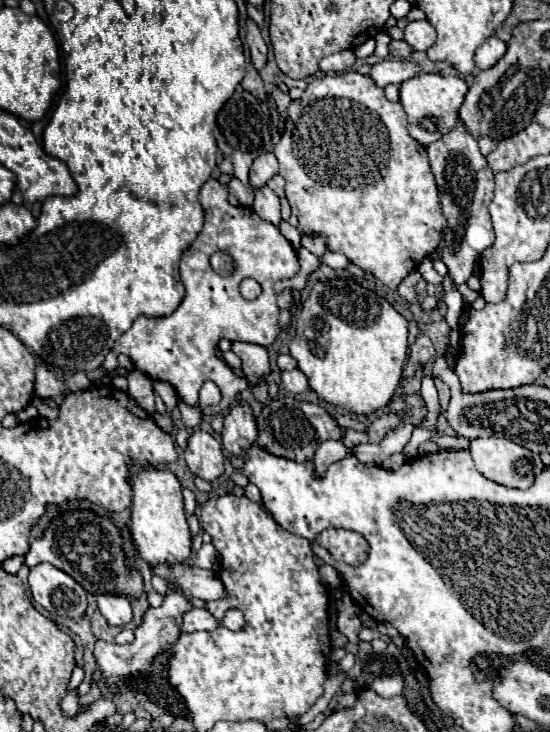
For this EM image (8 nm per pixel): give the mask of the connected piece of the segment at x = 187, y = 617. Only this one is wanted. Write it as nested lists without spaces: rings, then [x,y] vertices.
[[[193,608],[185,614],[181,614],[179,630],[195,632],[195,630],[213,630],[215,626],[217,626],[217,620],[213,620],[213,616],[209,616],[209,612],[205,608]]]

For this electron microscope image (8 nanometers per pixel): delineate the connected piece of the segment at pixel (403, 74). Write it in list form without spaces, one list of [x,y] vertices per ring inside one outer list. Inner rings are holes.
[[[387,58],[379,64],[373,66],[371,78],[375,80],[377,86],[387,86],[387,84],[401,84],[409,78],[419,76],[419,64],[413,60],[397,60],[397,58]]]

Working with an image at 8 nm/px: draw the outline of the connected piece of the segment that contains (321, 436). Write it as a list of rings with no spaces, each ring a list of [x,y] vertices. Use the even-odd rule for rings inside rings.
[[[291,396],[271,400],[267,406],[263,406],[261,414],[257,416],[257,428],[259,428],[257,444],[261,448],[273,452],[275,456],[297,460],[297,462],[311,460],[321,442],[331,438],[339,440],[343,432],[343,428],[339,428],[333,422],[333,418],[327,414],[325,408],[311,402],[299,402]]]

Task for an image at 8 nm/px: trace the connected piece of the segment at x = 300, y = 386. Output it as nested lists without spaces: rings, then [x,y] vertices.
[[[291,370],[291,372],[281,372],[281,382],[283,382],[283,388],[297,394],[297,392],[307,392],[309,390],[309,384],[307,384],[307,378],[301,370]]]

